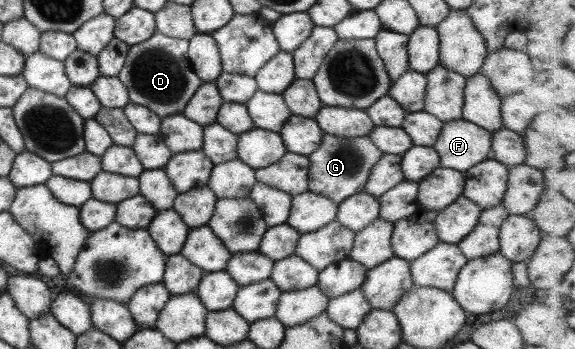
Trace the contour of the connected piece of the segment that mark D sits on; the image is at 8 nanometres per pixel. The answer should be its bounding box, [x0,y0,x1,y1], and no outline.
[116,31,202,119]

